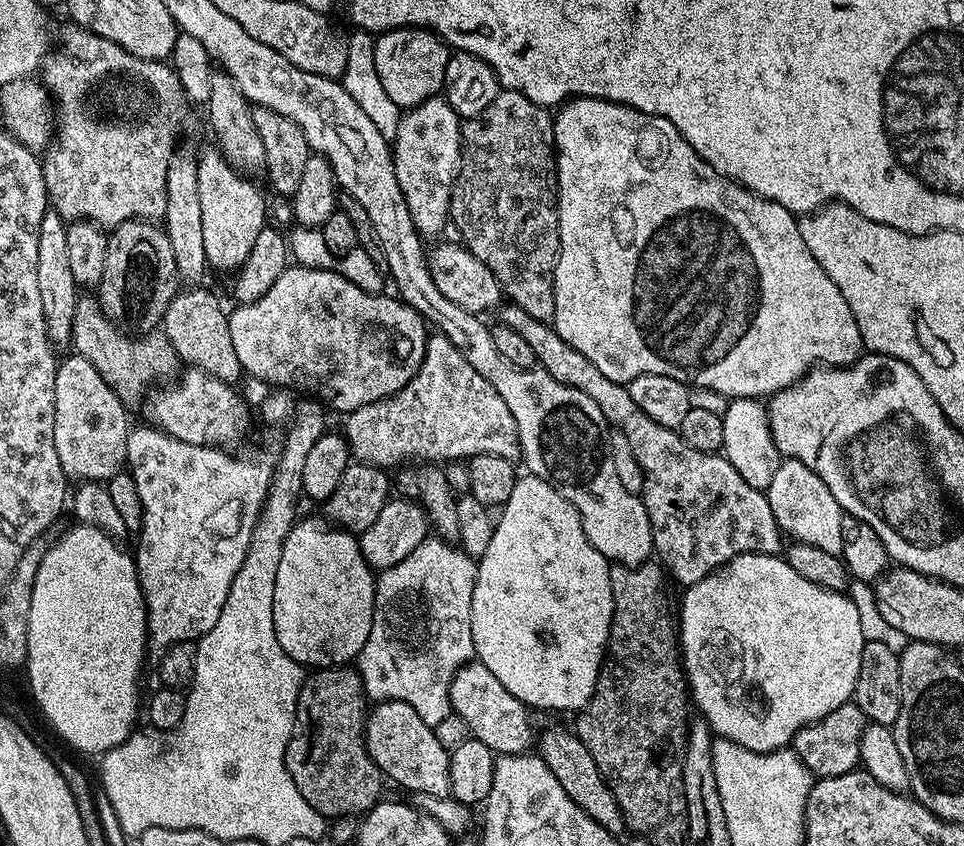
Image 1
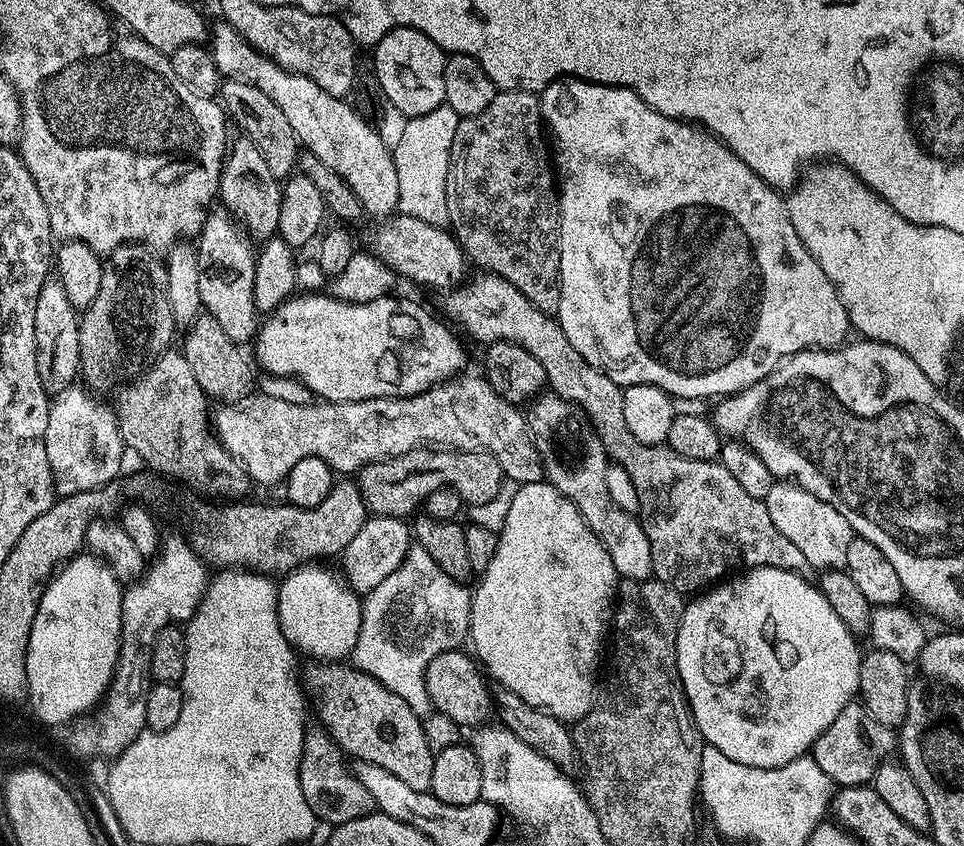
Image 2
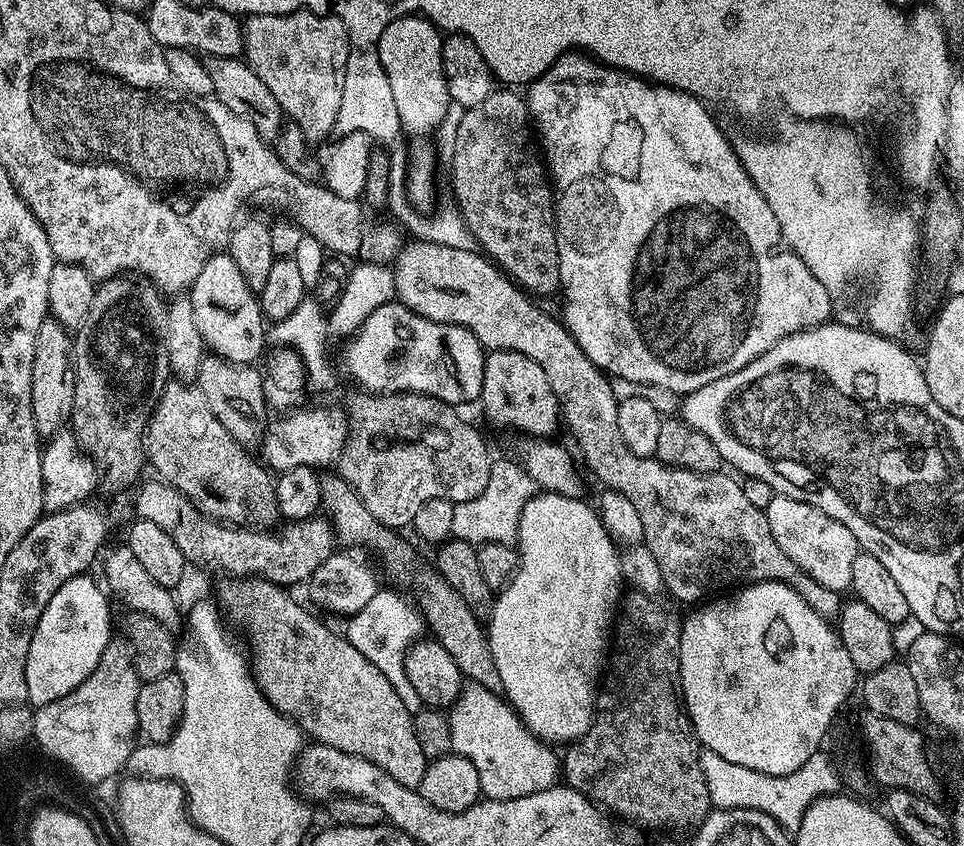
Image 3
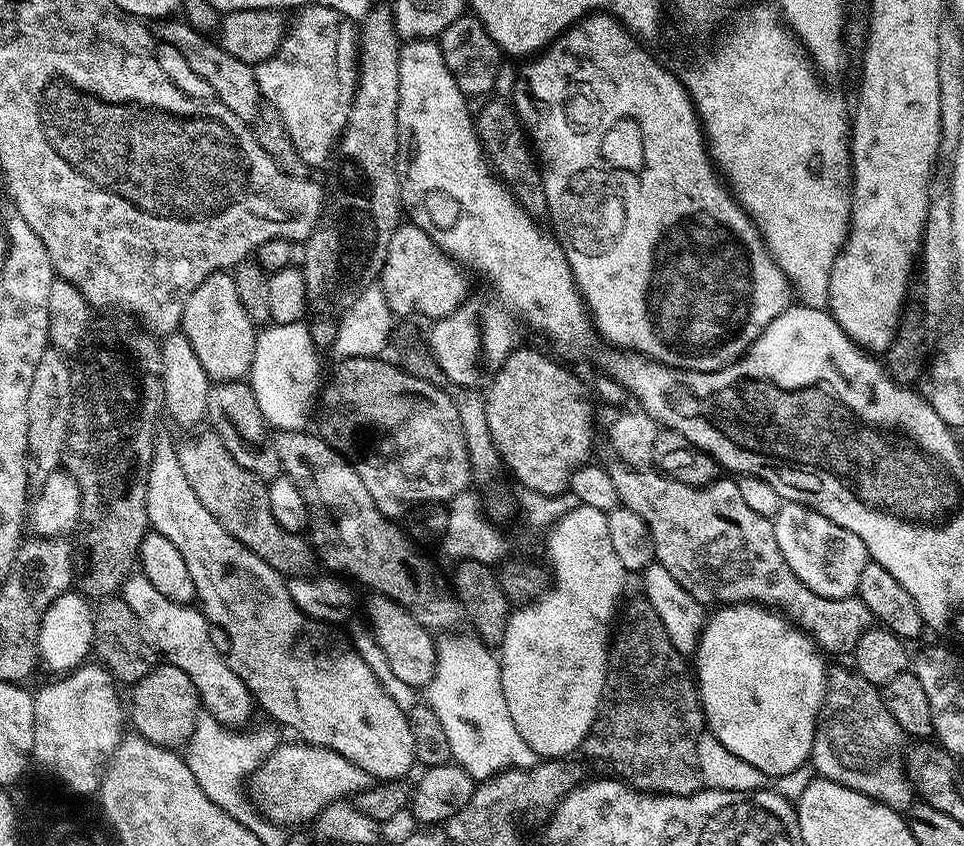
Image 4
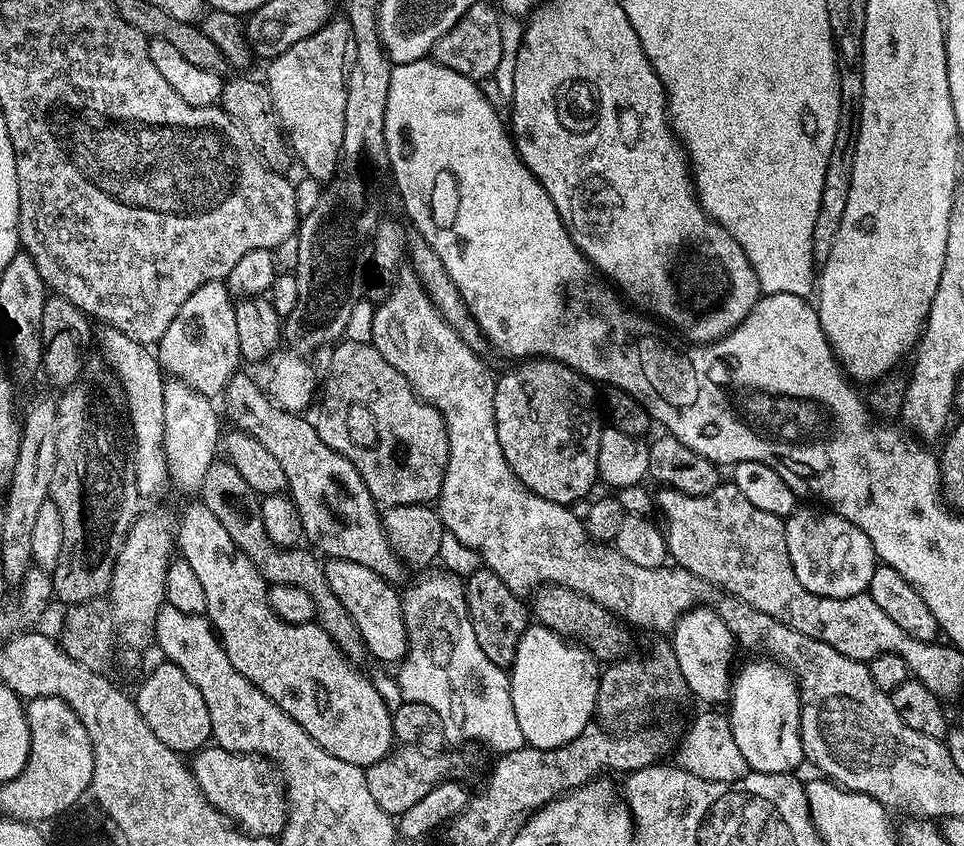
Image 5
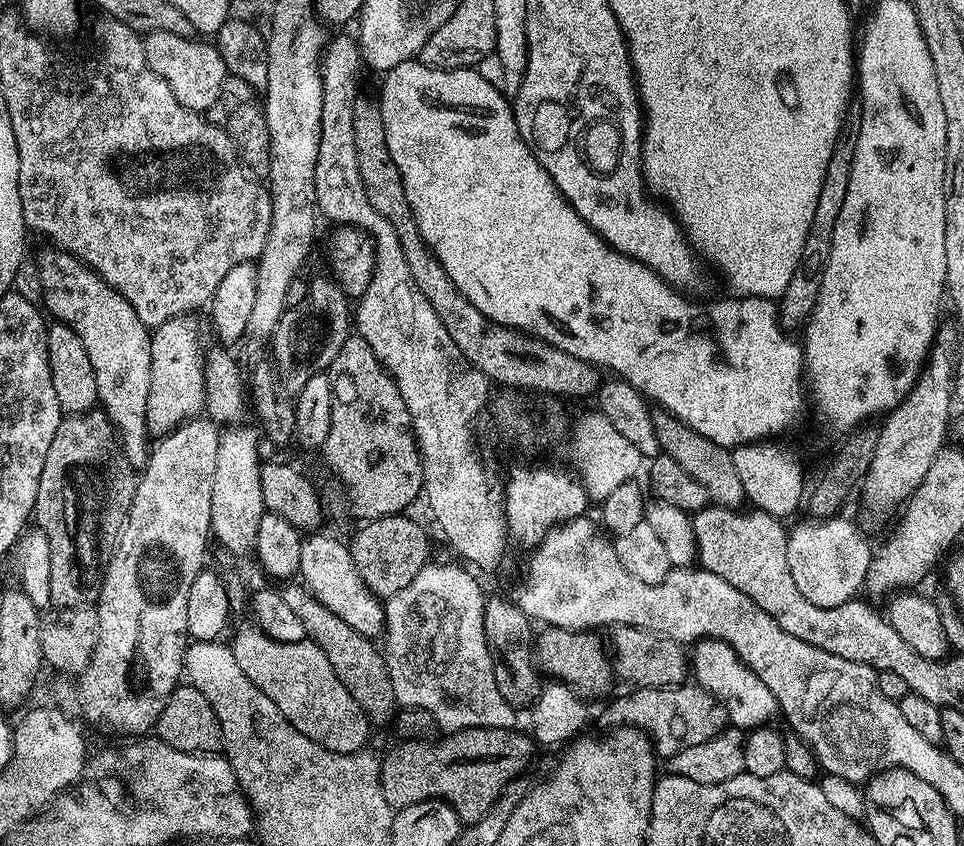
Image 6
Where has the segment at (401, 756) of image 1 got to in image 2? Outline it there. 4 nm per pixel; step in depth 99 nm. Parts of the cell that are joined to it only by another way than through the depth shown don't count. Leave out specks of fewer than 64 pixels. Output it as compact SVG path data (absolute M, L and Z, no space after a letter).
M352 666L324 667L326 668L321 670L320 677L316 680L317 686L324 688L324 693L320 696L320 720L328 727L329 734L336 739L337 746L341 748L337 749L349 757L356 756L357 761L374 762L385 770L390 770L390 774L402 778L402 782L406 782L406 786L414 790L429 791L430 774L434 770L434 753L427 745L421 717L414 710L410 710L408 703L398 698L398 694L382 686L382 682L378 682L373 676L367 676Z

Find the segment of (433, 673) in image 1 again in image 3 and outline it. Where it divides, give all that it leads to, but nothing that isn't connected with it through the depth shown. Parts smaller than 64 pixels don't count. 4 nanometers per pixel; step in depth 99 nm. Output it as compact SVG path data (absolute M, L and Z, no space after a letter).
M411 603L409 604L404 604L401 608L396 604L390 605L385 610L384 616L378 617L373 624L371 611L360 612L349 623L352 625L346 629L346 635L354 647L362 650L362 654L366 654L366 658L370 658L370 662L374 662L374 666L378 666L378 670L382 670L382 674L386 674L386 678L390 678L394 690L398 690L398 698L402 698L402 702L407 706L409 712L415 714L419 712L422 705L418 694L414 694L414 686L410 686L410 682L406 678L404 658L408 649L425 635L426 625L424 617Z

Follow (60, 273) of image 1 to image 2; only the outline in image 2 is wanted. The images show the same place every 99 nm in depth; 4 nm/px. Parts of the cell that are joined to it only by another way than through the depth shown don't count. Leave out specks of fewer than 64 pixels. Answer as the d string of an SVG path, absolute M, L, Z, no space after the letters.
M49 278L38 294L38 306L34 310L34 342L38 354L38 374L49 394L73 387L81 375L80 370L80 316L70 302L64 283Z

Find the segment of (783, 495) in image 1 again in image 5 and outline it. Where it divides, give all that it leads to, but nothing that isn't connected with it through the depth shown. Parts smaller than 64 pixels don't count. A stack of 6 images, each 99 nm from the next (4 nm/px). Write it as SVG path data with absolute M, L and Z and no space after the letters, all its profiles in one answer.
M797 507L787 517L784 526L786 550L790 554L798 582L802 582L806 590L826 598L850 598L859 592L867 592L878 563L874 546L870 546L870 538L866 538L866 534L862 534L854 522L842 518L836 512L820 511L824 512Z

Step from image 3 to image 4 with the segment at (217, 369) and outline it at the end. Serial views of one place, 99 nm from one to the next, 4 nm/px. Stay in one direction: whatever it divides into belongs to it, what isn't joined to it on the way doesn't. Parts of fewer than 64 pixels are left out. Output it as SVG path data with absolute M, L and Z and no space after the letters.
M222 380L213 383L208 389L206 420L211 431L215 432L218 438L222 438L226 450L230 450L230 455L234 457L234 462L238 462L238 466L246 466L250 474L265 482L281 475L280 459L276 453L276 445L270 439L269 424L264 420L257 399L254 398L254 390L248 382Z

